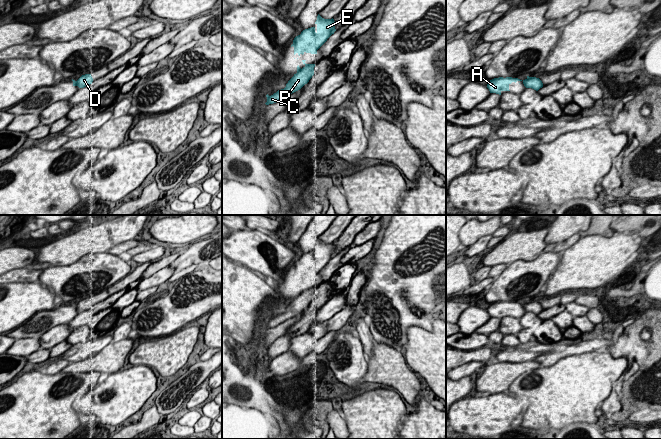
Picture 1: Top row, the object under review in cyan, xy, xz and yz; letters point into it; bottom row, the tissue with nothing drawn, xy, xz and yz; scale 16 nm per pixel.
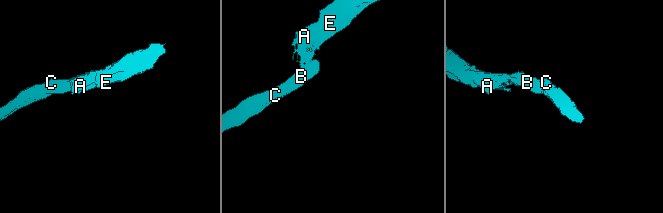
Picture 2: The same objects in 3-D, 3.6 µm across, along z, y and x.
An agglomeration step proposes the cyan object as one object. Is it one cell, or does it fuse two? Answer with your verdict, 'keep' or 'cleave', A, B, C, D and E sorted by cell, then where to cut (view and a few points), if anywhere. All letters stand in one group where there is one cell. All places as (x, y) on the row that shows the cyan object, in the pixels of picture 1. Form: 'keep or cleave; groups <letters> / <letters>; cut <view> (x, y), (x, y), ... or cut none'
cleave; groups A E / B C D; cut xz (310, 64), (305, 66)

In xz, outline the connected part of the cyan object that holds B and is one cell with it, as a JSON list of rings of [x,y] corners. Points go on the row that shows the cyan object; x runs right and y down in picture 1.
[[[310,64],[303,67],[299,72],[294,74],[294,76],[286,84],[286,87],[284,89],[278,90],[271,96],[267,94],[267,102],[265,104],[269,105],[276,103],[282,98],[300,90],[305,84],[309,82],[309,80],[314,75],[314,67],[315,64]]]

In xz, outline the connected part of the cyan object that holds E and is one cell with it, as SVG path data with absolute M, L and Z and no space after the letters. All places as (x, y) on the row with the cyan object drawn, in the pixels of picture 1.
M319 14L317 16L317 20L315 22L317 27L311 27L305 29L301 32L300 35L296 36L293 40L293 44L291 47L294 47L294 55L297 53L299 56L306 53L317 54L317 50L327 41L327 39L334 34L335 29L335 21L334 19L324 19Z

